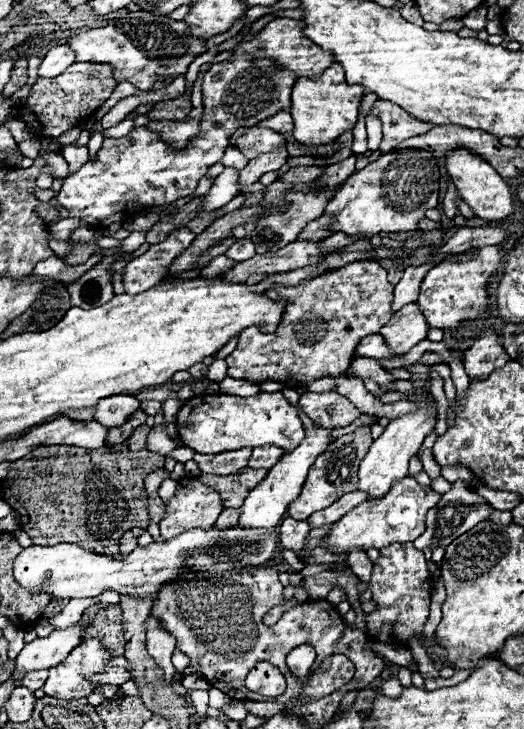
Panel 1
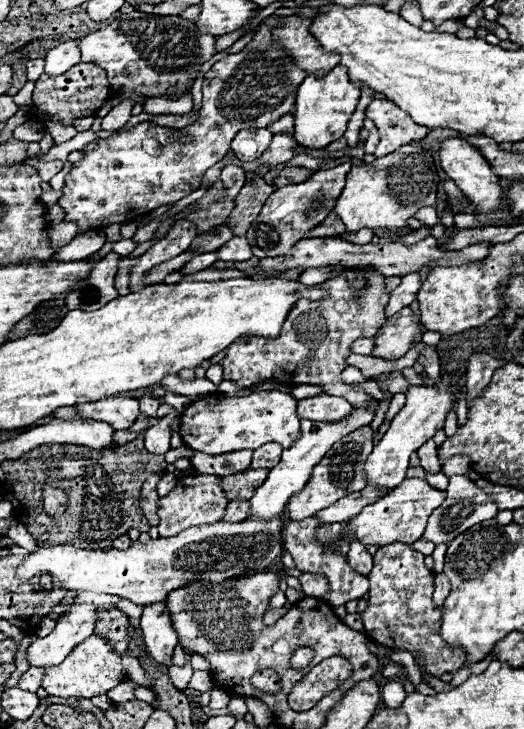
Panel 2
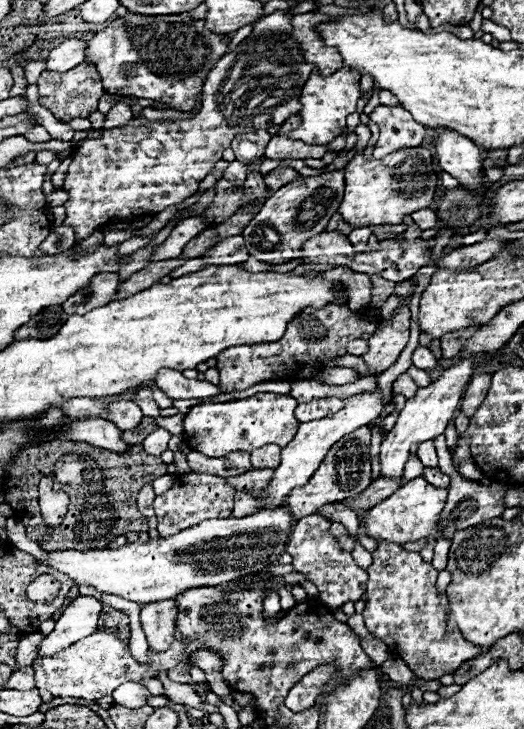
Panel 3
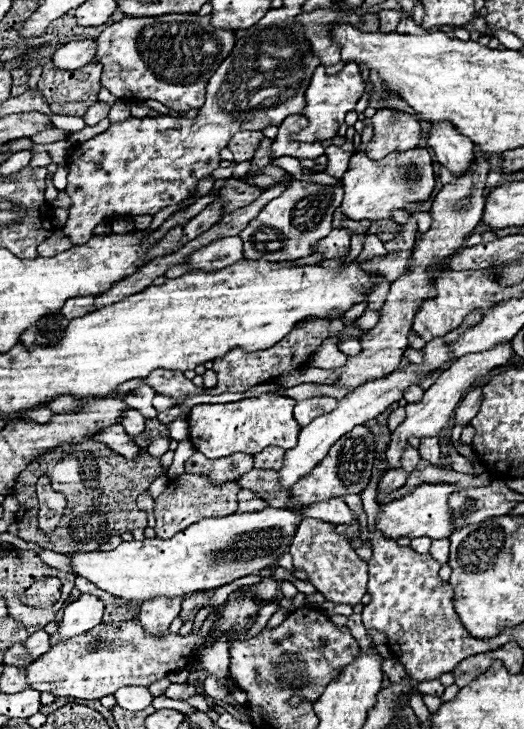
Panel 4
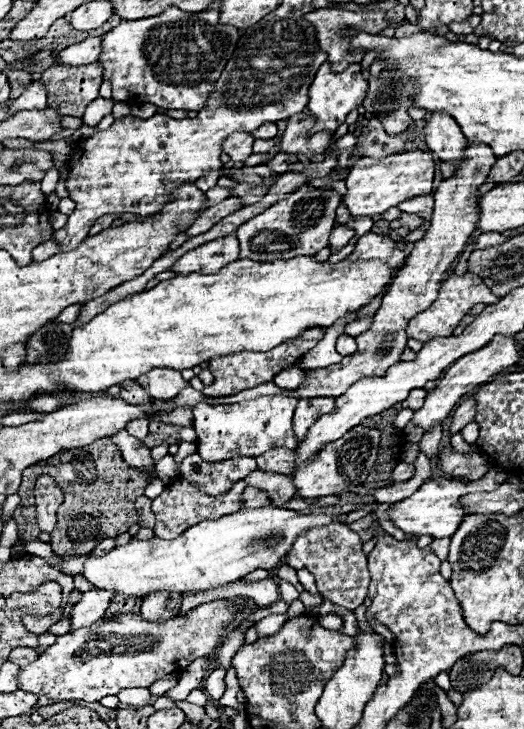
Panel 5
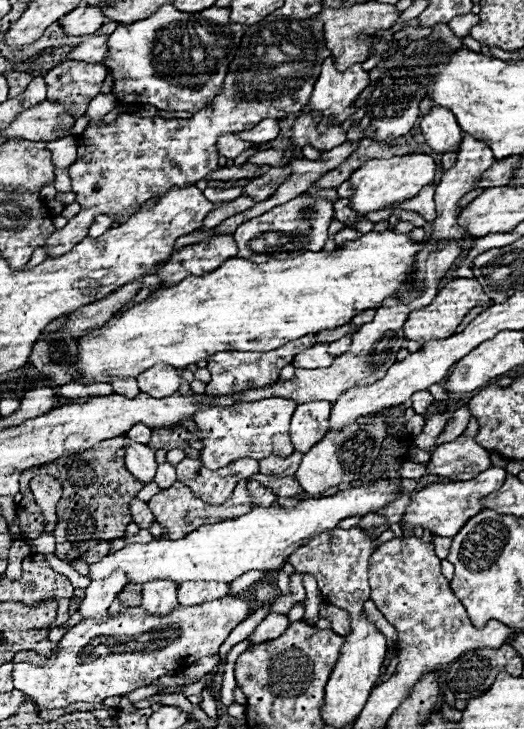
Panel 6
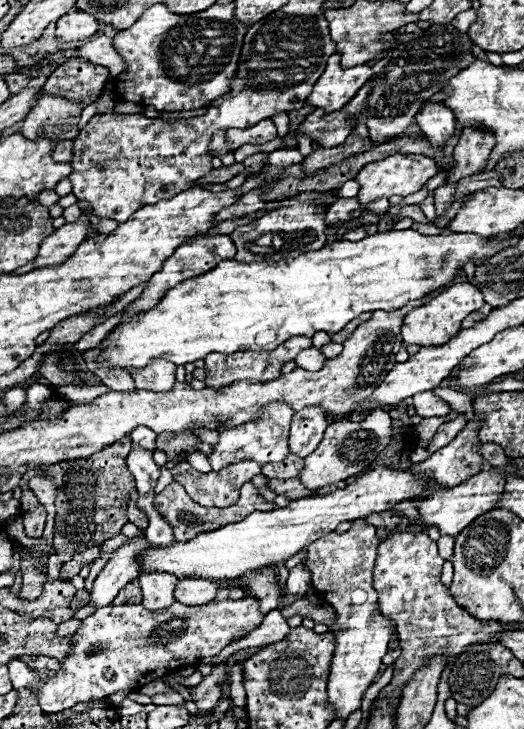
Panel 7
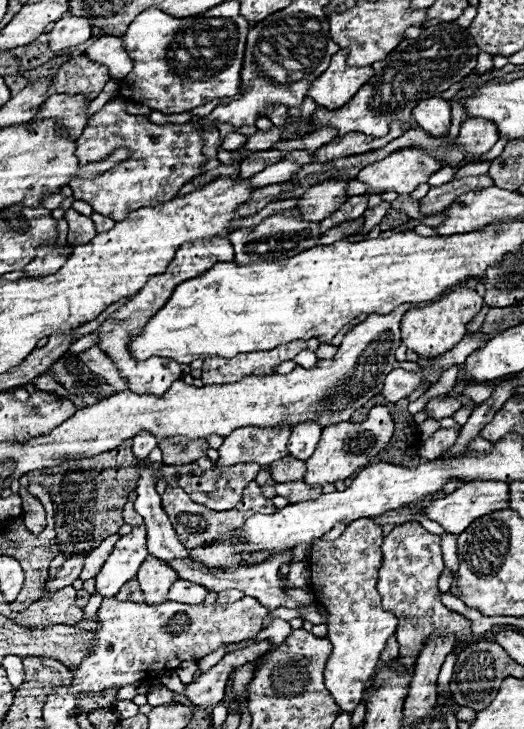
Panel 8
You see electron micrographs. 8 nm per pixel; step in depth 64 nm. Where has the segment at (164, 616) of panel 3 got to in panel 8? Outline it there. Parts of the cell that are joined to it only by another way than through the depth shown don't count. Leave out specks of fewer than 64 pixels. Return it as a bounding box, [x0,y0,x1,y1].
[136,556,178,604]

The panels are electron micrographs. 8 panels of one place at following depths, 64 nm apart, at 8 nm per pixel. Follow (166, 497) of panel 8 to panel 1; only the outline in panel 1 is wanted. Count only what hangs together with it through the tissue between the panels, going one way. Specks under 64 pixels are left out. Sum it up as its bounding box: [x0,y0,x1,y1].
[160,478,224,540]

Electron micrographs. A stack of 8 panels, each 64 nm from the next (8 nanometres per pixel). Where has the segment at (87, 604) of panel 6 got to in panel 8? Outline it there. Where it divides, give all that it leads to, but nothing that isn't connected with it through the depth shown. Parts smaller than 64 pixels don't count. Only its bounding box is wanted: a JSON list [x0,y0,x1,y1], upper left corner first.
[96,524,148,598]

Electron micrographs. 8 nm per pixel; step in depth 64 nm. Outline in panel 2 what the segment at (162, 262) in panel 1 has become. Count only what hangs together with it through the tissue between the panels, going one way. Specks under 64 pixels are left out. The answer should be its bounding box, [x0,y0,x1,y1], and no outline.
[130,220,196,292]

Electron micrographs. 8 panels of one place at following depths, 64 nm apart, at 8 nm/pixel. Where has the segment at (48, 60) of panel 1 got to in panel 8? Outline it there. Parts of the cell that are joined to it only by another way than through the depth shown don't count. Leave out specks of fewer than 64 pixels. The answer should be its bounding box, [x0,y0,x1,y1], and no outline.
[84,36,134,80]

